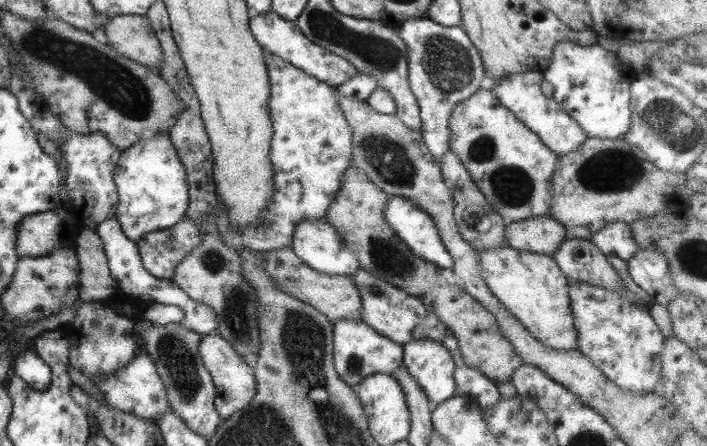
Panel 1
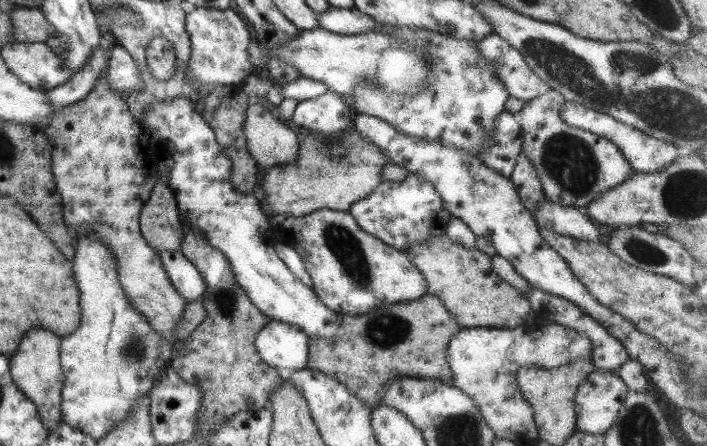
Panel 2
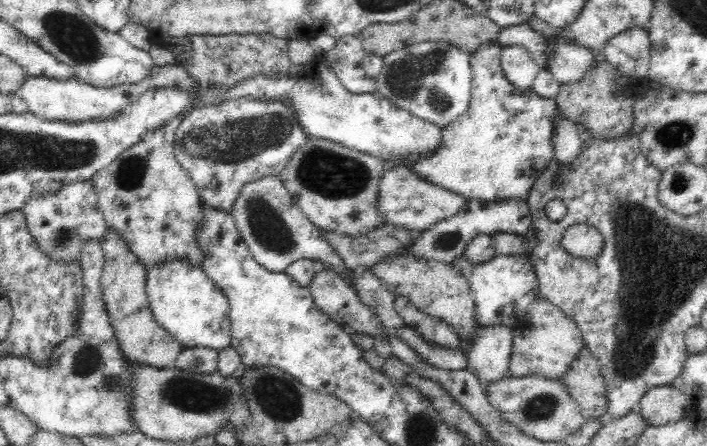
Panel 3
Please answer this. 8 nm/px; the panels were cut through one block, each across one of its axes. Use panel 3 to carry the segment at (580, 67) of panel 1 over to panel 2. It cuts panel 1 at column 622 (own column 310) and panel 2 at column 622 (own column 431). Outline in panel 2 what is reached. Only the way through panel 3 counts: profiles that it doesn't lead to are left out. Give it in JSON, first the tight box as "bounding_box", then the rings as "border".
{"bounding_box":[559,101,676,174],"border":[[[564,101],[561,105],[561,109],[559,109],[559,116],[565,124],[573,128],[579,128],[612,142],[619,149],[621,155],[625,158],[625,161],[629,164],[633,172],[645,174],[658,172],[667,167],[676,157],[675,145],[657,140],[652,136],[647,136],[644,132],[627,126],[615,120],[612,116],[597,112],[577,102]]]}

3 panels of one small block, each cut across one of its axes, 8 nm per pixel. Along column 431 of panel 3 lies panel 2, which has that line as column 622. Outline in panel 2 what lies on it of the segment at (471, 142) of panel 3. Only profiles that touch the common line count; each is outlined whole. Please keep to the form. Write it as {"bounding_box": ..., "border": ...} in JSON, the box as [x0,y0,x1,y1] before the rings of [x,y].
{"bounding_box":[516,89,633,210],"border":[[[546,89],[531,100],[524,101],[521,110],[516,113],[522,132],[522,154],[533,166],[545,200],[553,204],[583,210],[601,192],[622,184],[633,174],[633,171],[612,142],[579,128],[573,128],[561,120],[559,109],[564,101],[557,91],[551,89]]]}

